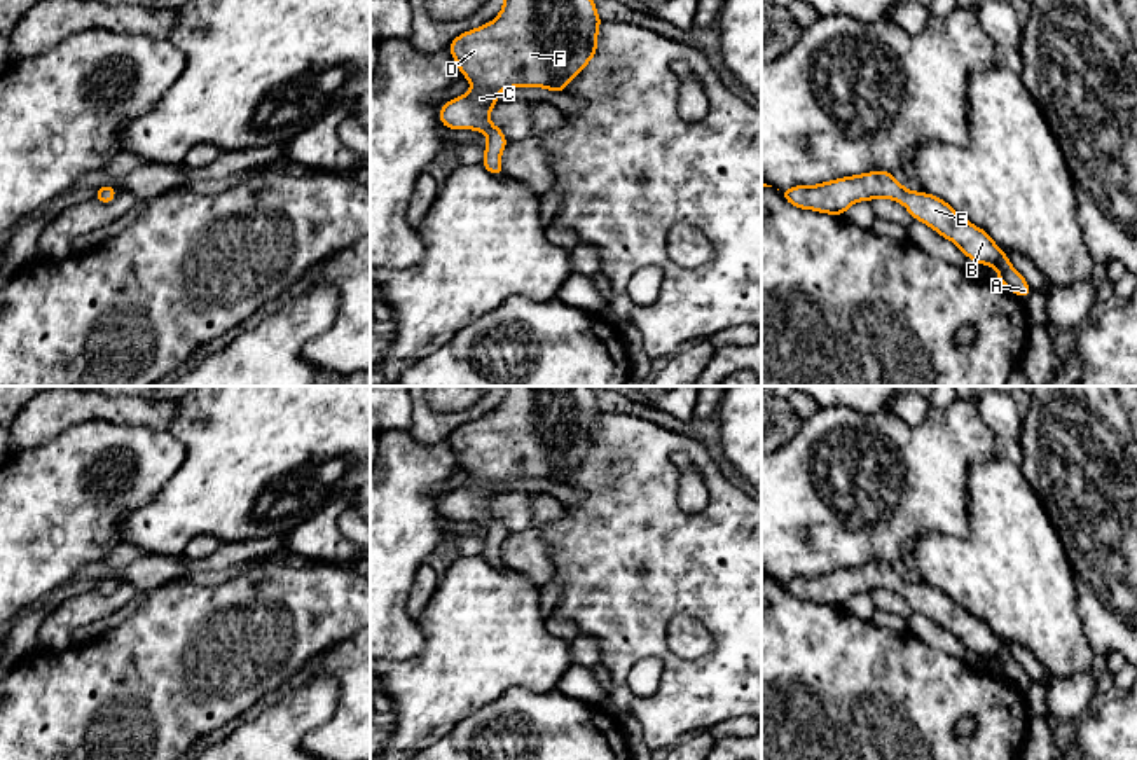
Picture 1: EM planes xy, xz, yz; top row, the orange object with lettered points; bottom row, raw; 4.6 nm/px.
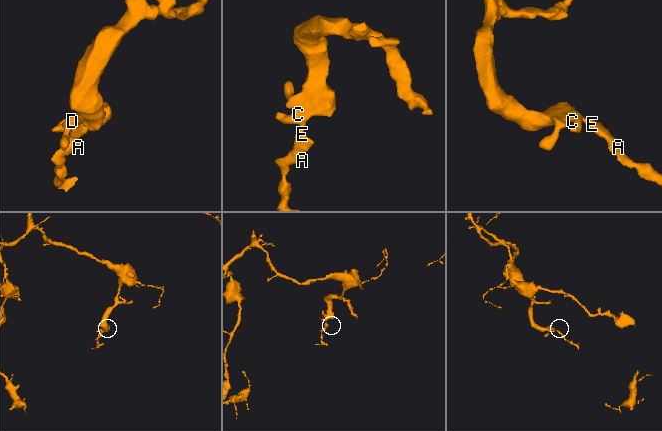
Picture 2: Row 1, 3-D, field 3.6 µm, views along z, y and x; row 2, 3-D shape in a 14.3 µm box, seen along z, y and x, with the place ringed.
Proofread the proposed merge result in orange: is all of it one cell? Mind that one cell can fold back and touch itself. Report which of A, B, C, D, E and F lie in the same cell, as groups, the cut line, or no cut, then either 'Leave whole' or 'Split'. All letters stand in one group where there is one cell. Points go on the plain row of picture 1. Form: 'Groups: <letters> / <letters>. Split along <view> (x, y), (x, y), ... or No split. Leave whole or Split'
Groups: A B C D E F. No split. Leave whole

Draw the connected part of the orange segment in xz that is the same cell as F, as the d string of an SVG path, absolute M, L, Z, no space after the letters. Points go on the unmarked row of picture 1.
M505 386L494 412L449 435L473 479L444 494L440 514L447 521L484 522L489 531L482 557L503 568L500 549L508 531L489 514L498 484L517 477L562 484L594 449L601 412L589 386Z

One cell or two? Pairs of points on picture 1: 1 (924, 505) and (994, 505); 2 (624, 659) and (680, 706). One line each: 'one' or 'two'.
1: two
2: one

